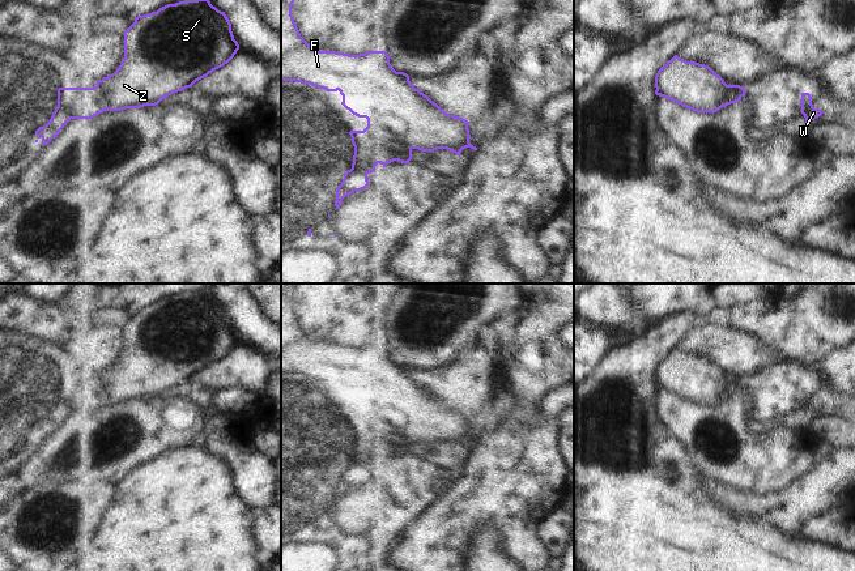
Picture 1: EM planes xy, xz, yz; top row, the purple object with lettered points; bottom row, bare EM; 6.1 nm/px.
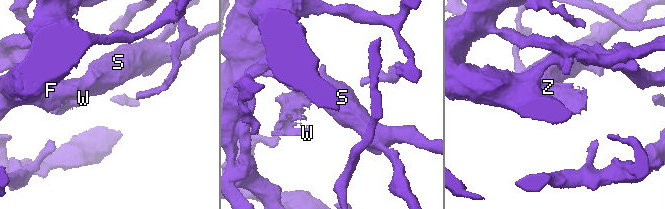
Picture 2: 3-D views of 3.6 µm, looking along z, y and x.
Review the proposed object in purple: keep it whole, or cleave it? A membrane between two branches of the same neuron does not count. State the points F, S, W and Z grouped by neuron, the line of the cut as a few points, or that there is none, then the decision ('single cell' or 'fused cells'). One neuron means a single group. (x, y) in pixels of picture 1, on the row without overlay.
groups F S Z / W; cut xz (368, 412), (395, 417), (400, 422), (400, 430), (412, 440); fused cells

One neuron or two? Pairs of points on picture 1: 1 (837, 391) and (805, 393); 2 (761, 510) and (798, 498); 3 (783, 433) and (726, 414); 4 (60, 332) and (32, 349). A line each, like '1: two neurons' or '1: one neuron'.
1: two neurons
2: one neuron
3: one neuron
4: two neurons

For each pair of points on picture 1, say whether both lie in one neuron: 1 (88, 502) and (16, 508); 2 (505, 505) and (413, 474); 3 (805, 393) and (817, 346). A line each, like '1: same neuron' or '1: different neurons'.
1: same neuron
2: different neurons
3: different neurons

